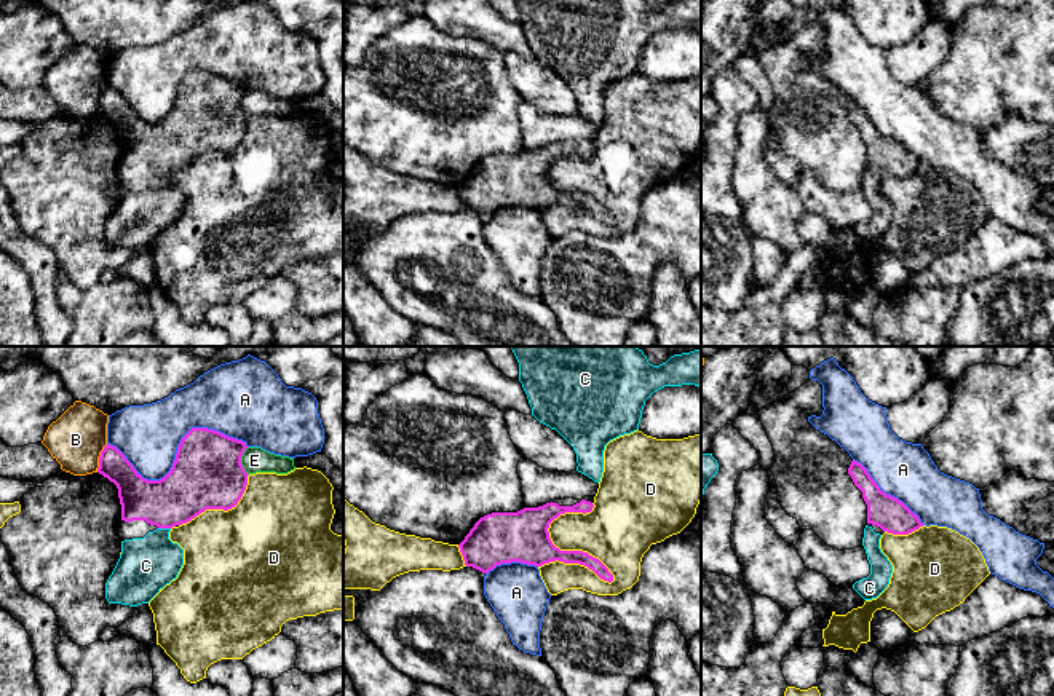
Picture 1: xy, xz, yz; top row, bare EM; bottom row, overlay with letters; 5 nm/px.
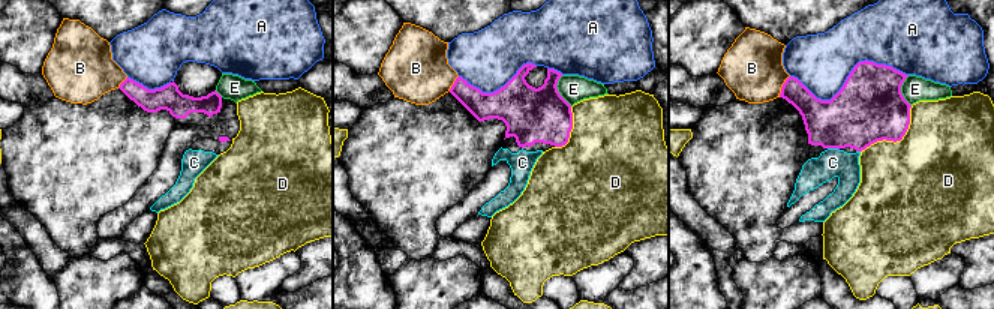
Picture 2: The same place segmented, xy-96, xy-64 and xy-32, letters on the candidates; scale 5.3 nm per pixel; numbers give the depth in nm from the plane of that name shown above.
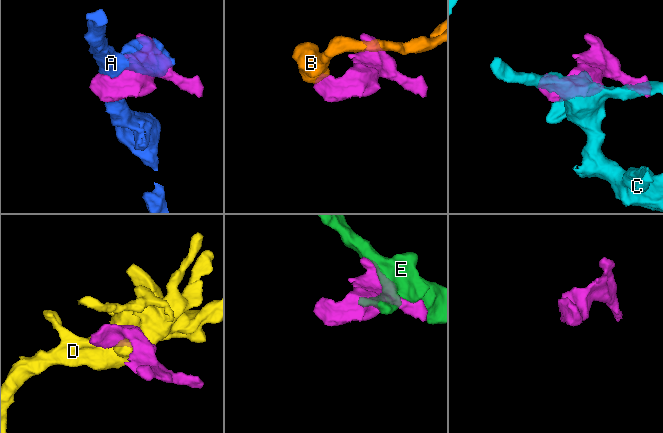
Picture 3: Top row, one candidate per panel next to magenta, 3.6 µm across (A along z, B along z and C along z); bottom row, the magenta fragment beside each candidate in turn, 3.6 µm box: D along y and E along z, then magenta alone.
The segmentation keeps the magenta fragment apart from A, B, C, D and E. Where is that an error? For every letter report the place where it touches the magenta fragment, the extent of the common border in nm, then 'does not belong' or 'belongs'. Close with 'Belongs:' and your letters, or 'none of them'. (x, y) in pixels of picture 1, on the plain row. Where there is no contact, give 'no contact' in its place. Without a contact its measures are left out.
A: xy (178, 94) | 700 nm | does not belong
B: xy (99, 101) | 160 nm | does not belong
C: xy (165, 170) | 60 nm | belongs
D: xz (577, 193) | 440 nm | does not belong
E: xy (240, 104) | 140 nm | does not belong
Belongs: C

